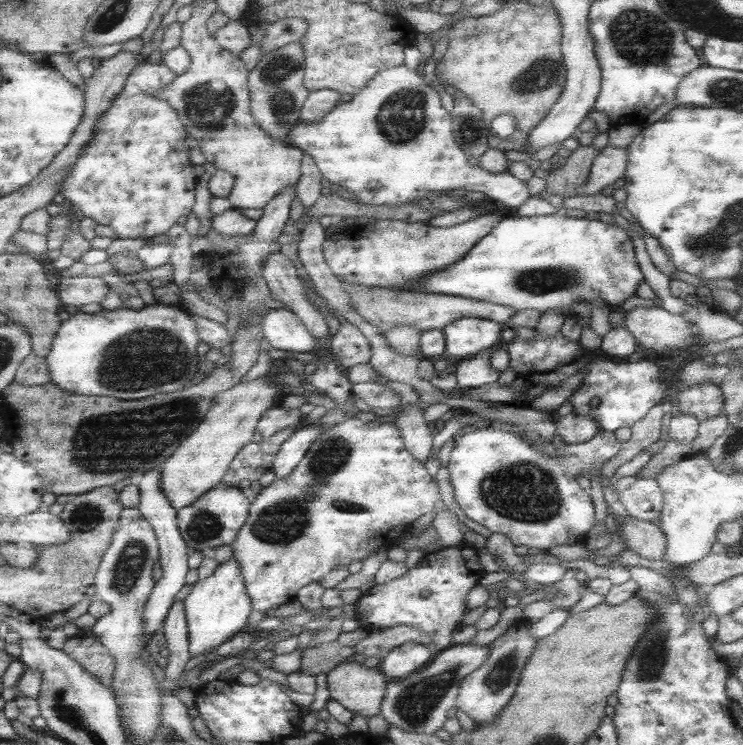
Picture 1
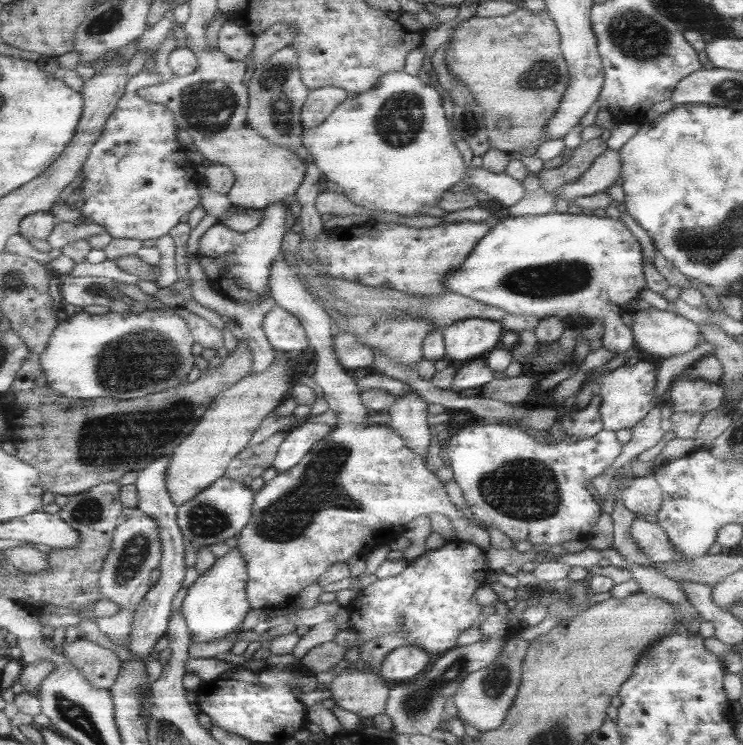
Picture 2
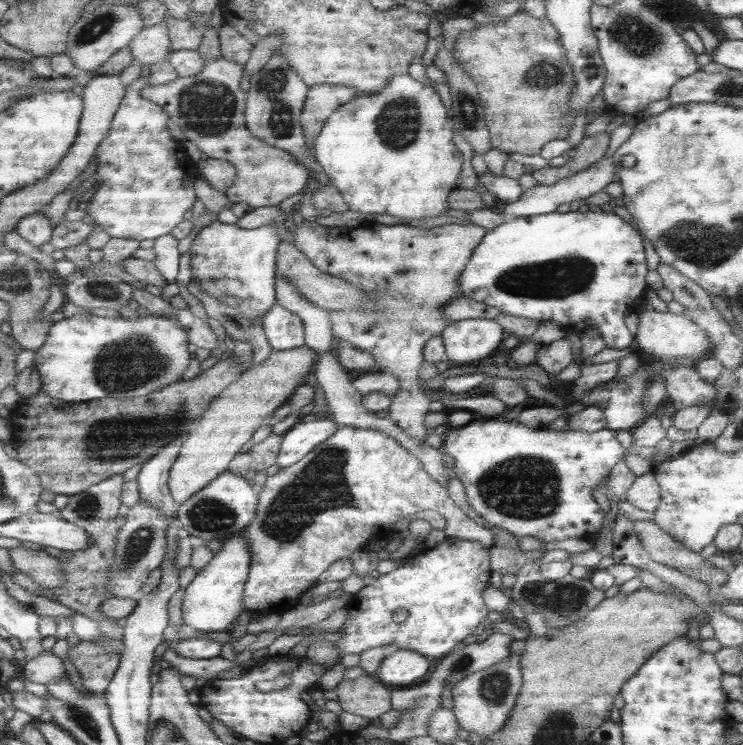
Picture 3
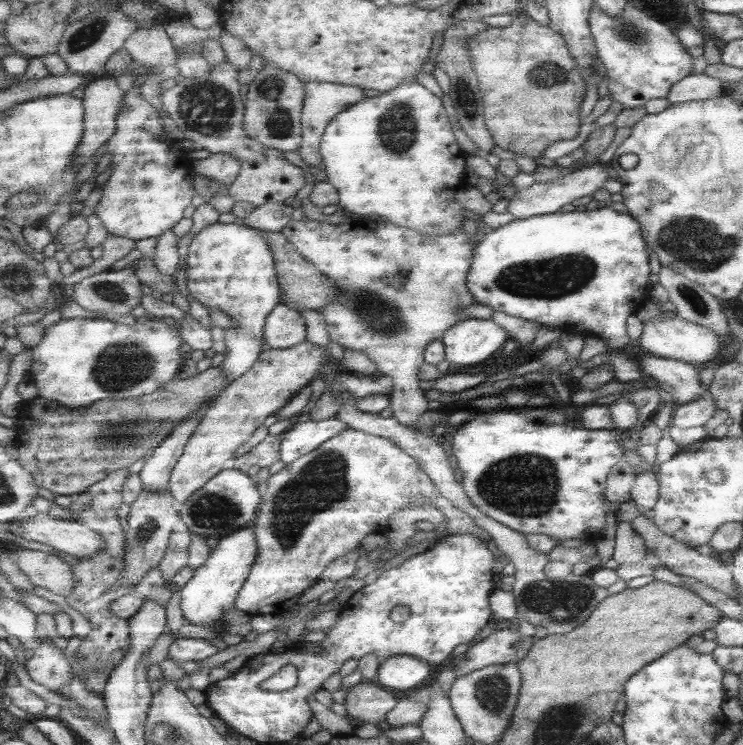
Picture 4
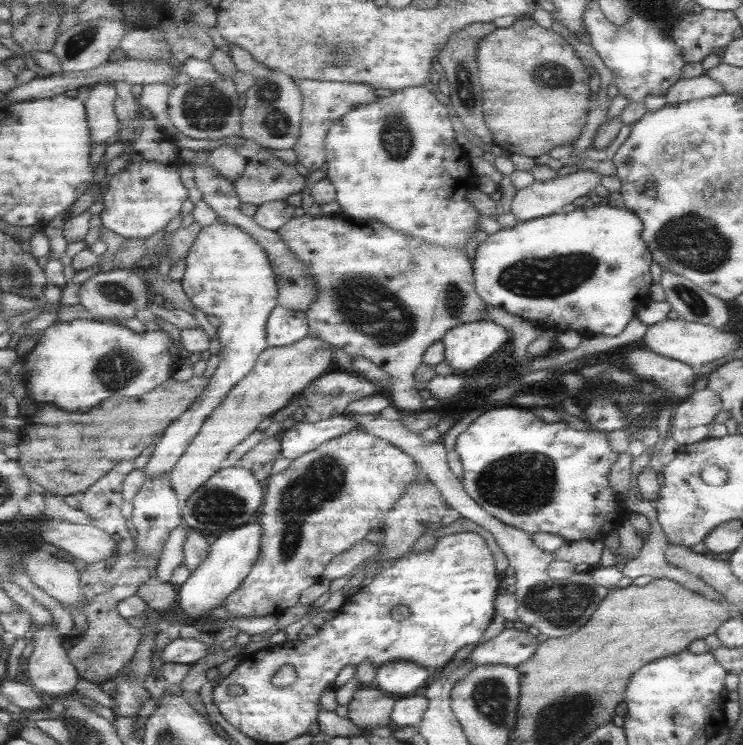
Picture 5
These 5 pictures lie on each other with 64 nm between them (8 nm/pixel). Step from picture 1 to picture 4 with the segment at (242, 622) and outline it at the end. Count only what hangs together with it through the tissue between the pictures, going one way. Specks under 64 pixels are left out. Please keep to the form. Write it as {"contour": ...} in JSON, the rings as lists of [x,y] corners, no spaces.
{"contour":[[[246,526],[229,535],[219,541],[219,545],[212,550],[211,557],[201,568],[193,570],[193,576],[181,589],[181,607],[190,624],[221,631],[226,626],[223,622],[225,612],[235,609],[239,590],[242,590],[254,568],[258,557],[255,528]]]}

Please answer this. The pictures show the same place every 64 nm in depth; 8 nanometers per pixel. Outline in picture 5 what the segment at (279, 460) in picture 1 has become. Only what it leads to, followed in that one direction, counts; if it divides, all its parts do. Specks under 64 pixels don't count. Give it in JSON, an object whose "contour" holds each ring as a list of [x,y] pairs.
{"contour":[[[335,416],[318,422],[299,422],[282,434],[282,457],[293,461],[305,455],[323,442],[356,430],[356,425],[343,416]]]}

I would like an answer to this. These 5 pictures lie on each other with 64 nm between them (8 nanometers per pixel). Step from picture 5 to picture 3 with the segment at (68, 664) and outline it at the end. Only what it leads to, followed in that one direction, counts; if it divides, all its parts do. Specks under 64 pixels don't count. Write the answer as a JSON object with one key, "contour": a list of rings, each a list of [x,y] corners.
{"contour":[[[43,650],[43,653],[30,661],[24,661],[22,664],[22,673],[29,682],[44,684],[61,679],[67,675],[63,660],[53,654],[50,650]]]}

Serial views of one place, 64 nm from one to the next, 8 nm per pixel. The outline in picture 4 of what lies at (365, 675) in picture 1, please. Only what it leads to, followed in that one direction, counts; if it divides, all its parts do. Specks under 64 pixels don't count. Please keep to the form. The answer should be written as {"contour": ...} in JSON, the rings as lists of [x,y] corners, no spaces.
{"contour":[[[373,681],[355,684],[346,689],[343,708],[361,724],[377,724],[385,720],[385,713],[395,706],[397,699],[389,691],[378,687]]]}

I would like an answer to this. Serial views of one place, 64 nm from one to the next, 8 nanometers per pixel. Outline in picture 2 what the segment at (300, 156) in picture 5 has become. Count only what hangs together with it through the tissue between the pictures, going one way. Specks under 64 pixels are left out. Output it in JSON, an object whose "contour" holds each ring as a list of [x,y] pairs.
{"contour":[[[333,86],[309,89],[301,110],[302,128],[310,129],[321,125],[326,117],[345,100],[347,100],[347,90]]]}

